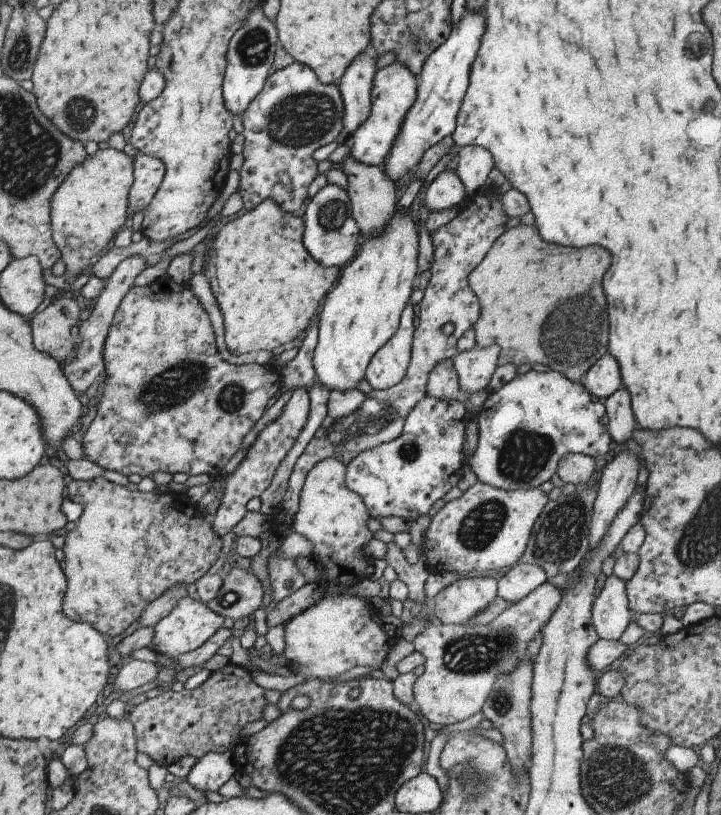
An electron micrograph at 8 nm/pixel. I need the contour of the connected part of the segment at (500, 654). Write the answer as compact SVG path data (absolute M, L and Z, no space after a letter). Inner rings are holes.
M543 581L525 598L506 608L486 625L432 625L418 634L411 643L414 650L423 654L425 661L423 673L416 676L413 681L413 709L419 710L429 722L445 727L447 724L455 724L477 714L490 691L492 682L496 681L499 675L512 671L513 666L527 656L527 642L541 630L560 598L560 588L551 582Z

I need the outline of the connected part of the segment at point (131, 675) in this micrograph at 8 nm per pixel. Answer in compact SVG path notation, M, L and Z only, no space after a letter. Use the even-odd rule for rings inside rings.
M131 659L121 664L113 680L114 690L110 693L110 698L151 682L151 680L154 680L157 671L158 666L154 662L150 663L139 659Z

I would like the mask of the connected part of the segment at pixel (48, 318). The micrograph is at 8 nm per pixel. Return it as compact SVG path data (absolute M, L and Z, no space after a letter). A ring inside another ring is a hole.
M63 296L34 314L30 320L34 347L53 357L59 365L67 360L74 345L71 335L84 316L73 296Z

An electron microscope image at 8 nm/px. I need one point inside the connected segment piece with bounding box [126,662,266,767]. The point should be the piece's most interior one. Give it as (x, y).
(192, 722)

